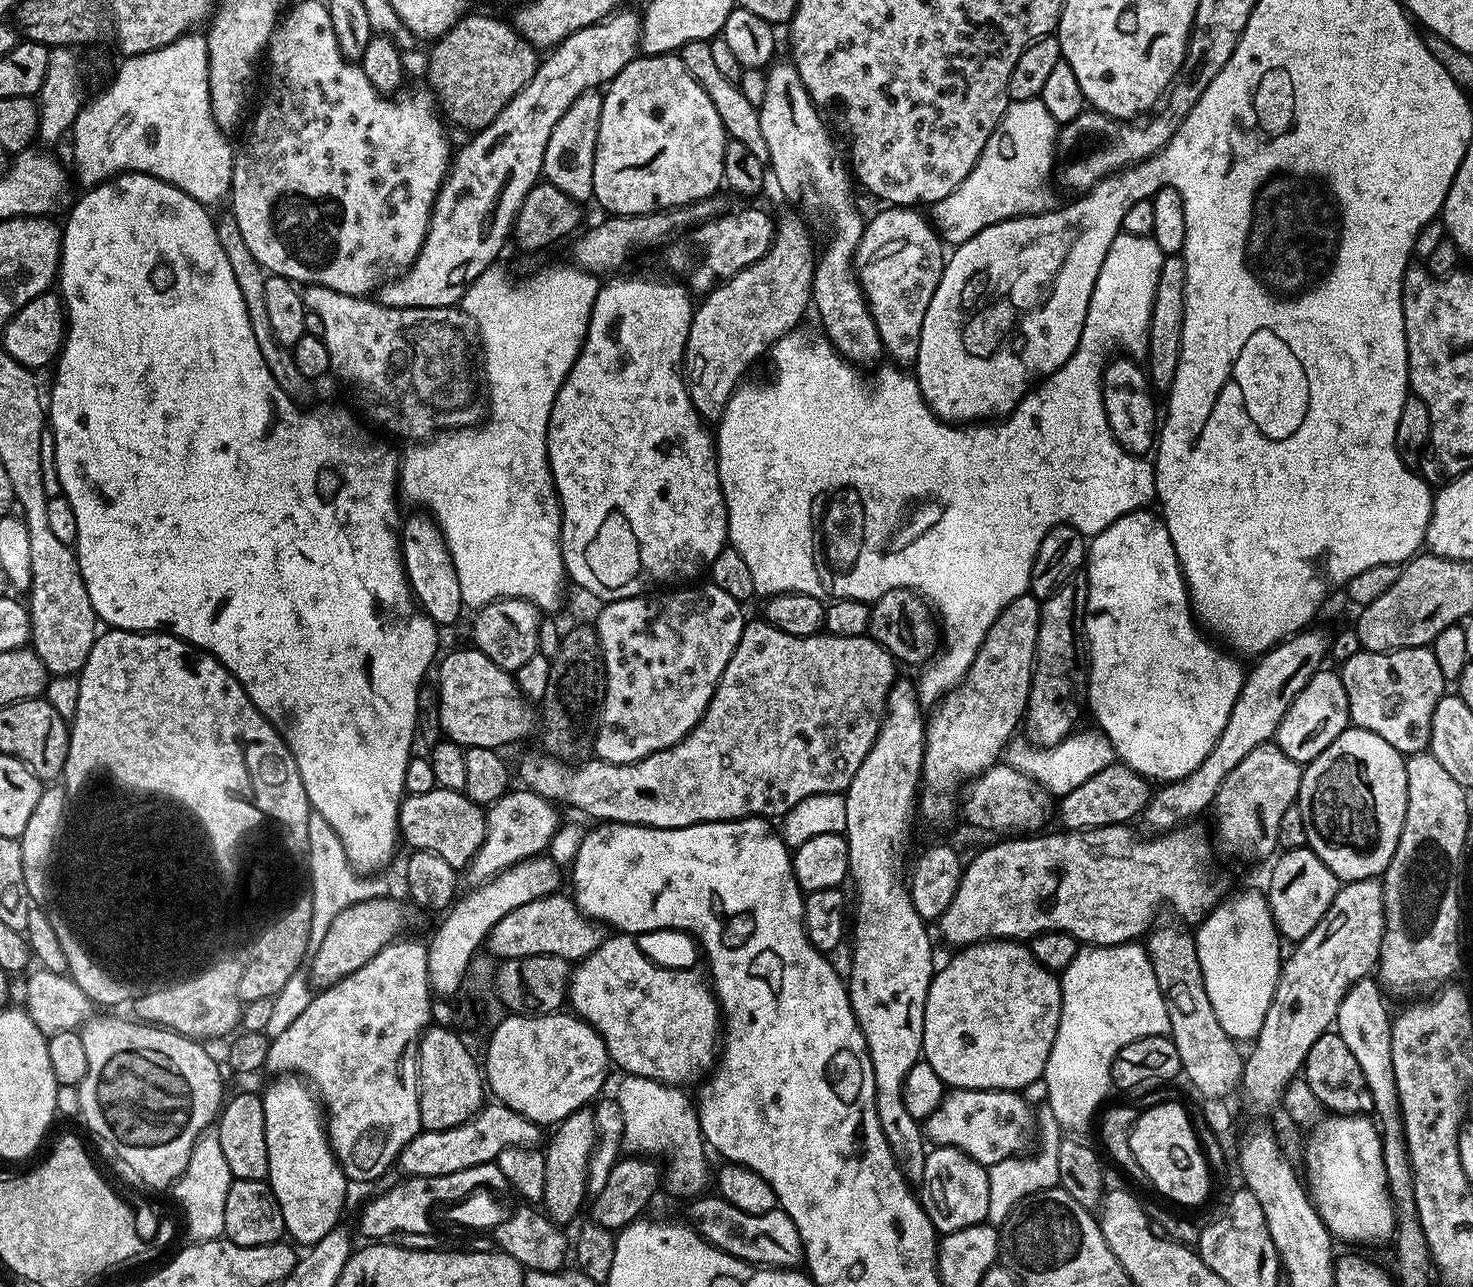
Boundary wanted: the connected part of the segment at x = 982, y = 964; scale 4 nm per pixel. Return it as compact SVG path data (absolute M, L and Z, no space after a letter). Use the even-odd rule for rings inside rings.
M989 938L980 944L969 944L967 948L959 949L956 957L937 971L932 977L932 984L928 987L926 1010L924 1011L924 1050L923 1059L934 1066L934 1074L942 1078L949 1089L954 1088L987 1088L989 1090L1024 1090L1027 1084L1032 1084L1046 1069L1052 1060L1052 1047L1058 1034L1060 1025L1060 1011L1062 1010L1062 990L1060 989L1060 976L1052 972L1038 958L1034 958L1031 947L1018 940L998 940Z

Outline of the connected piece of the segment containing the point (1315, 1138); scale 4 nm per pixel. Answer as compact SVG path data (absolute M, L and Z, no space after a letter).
M1336 1114L1322 1119L1309 1136L1306 1146L1306 1186L1328 1232L1337 1241L1389 1241L1395 1233L1398 1217L1388 1193L1381 1152L1383 1140L1380 1139L1377 1125L1365 1115Z

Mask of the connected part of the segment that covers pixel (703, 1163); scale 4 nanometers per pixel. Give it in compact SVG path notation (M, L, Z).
M625 1075L623 1077L624 1081L621 1082L620 1085L616 1088L616 1104L620 1107L620 1124L624 1129L621 1130L620 1136L624 1139L624 1148L625 1153L635 1154L641 1158L661 1158L660 1156L669 1156L672 1160L688 1160L688 1164L672 1164L669 1168L666 1168L666 1171L663 1173L662 1180L666 1185L666 1188L669 1188L670 1191L673 1192L676 1196L688 1196L687 1198L696 1198L701 1195L705 1191L704 1188L709 1187L710 1184L710 1172L708 1176L708 1160L704 1157L704 1152L706 1153L706 1141L704 1139L704 1135L700 1132L700 1118L696 1115L696 1104L694 1103L693 1097L692 1100L687 1096L685 1089L683 1087L677 1086L675 1084L663 1084L662 1082L658 1082L654 1078L642 1078L641 1076L630 1076Z

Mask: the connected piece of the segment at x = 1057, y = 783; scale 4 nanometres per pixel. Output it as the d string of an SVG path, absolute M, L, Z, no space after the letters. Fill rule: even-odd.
M1073 731L1062 743L1051 746L1033 746L1023 739L1022 741L1020 738L1013 739L1006 749L1007 763L1022 774L1026 774L1031 780L1035 780L1041 788L1047 788L1053 797L1062 797L1070 790L1074 790L1074 786L1082 786L1086 778L1094 778L1098 770L1106 770L1106 766L1110 766L1117 759L1110 738L1106 738L1104 732L1080 731Z

